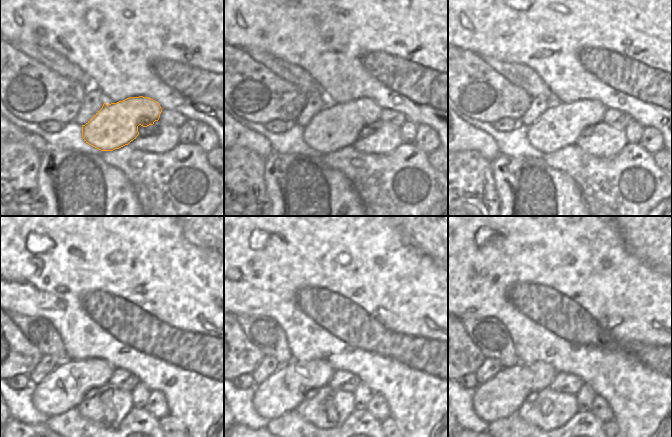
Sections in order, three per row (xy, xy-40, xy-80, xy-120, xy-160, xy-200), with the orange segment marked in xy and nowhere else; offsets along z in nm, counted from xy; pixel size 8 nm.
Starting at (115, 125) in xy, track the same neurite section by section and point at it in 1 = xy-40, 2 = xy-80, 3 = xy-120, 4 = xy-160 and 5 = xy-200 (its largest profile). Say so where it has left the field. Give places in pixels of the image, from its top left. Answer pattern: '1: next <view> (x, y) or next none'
1: next xy-40 (336, 126)
2: next xy-80 (559, 126)
3: next xy-120 (63, 388)
4: next xy-160 (290, 384)
5: next xy-200 (502, 395)

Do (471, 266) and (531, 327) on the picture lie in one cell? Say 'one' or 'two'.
one

